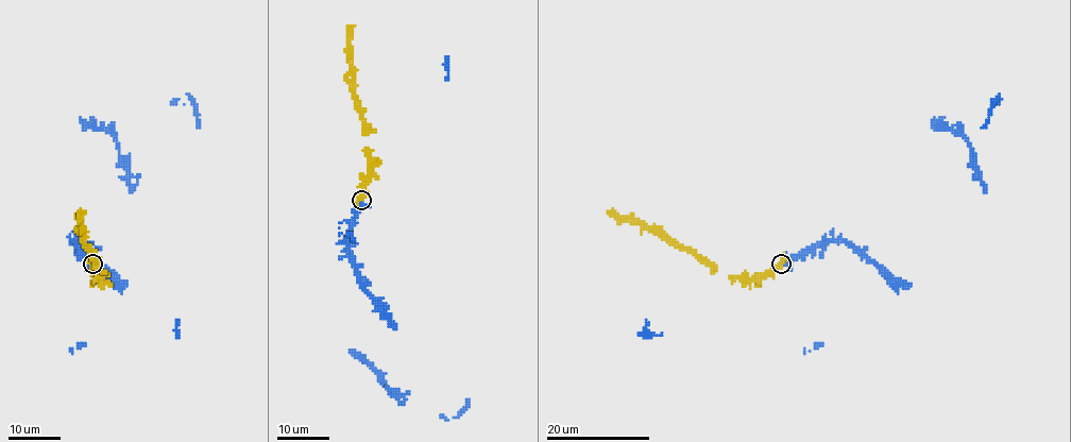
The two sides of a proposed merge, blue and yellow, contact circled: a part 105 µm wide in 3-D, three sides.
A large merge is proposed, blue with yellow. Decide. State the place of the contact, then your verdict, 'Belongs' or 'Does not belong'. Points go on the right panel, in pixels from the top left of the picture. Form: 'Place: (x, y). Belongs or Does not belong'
Place: (781, 264). Belongs

